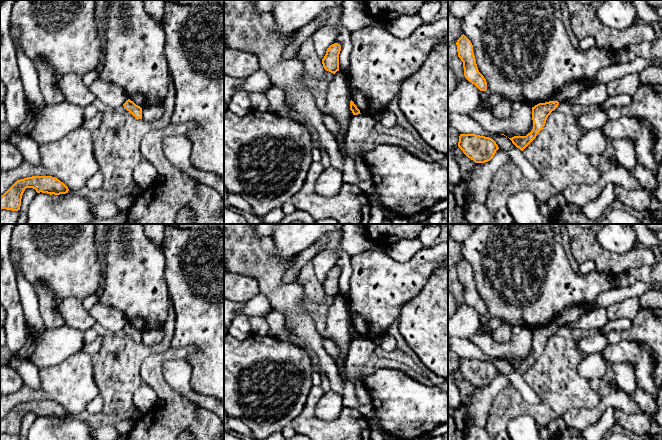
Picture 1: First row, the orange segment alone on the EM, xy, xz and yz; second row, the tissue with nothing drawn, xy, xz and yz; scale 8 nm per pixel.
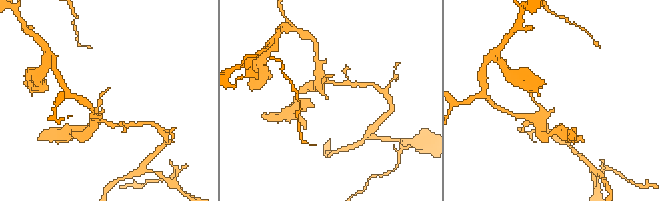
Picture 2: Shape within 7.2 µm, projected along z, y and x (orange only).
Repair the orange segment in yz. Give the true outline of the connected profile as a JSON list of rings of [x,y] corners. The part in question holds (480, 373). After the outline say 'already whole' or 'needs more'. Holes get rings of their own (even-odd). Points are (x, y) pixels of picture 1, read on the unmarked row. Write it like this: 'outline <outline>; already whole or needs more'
outline [[[460,358],[458,371],[475,387],[490,385],[499,373],[492,362],[476,358]]]; already whole

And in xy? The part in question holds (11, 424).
outline [[[32,400],[17,404],[2,420],[0,433],[18,435],[21,430],[22,419],[26,412],[33,412],[37,417],[66,418],[68,411],[59,403],[52,400]]]; already whole

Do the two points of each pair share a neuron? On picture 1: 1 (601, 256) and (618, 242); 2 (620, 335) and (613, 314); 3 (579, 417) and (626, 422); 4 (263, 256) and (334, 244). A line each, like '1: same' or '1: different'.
1: different
2: different
3: different
4: different

